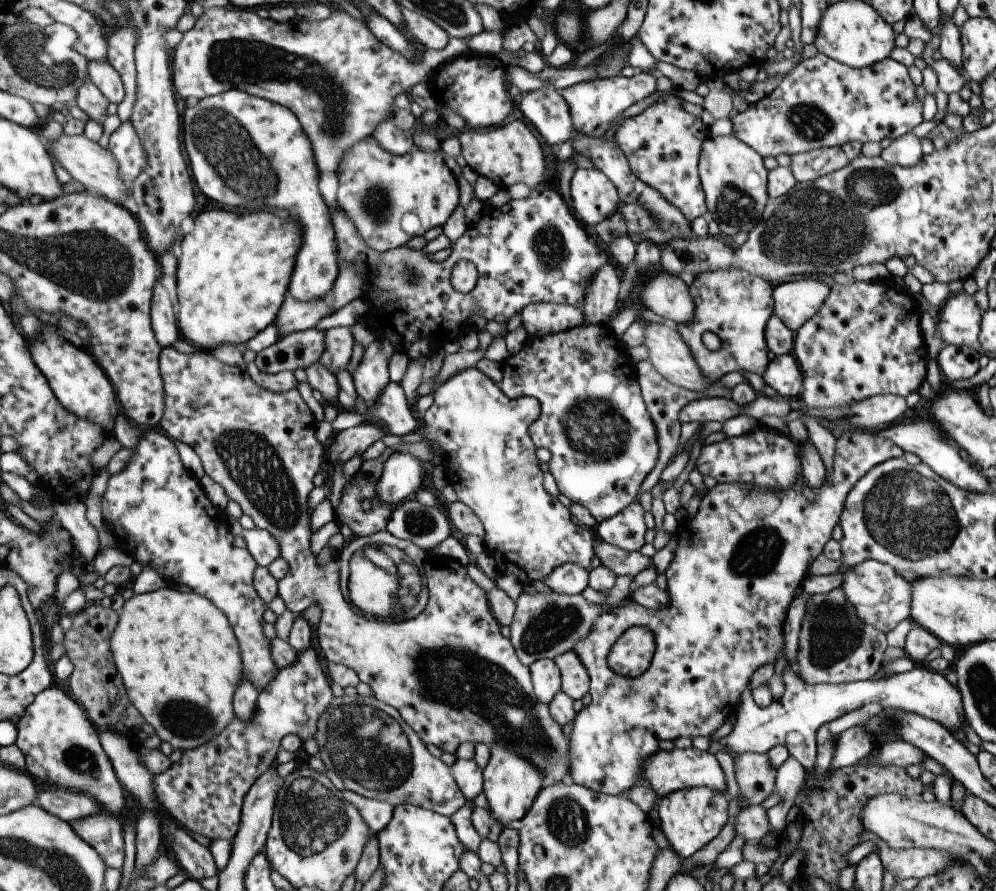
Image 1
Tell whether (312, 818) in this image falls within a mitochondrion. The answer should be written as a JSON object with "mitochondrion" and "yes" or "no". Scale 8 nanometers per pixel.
{"mitochondrion":"yes"}

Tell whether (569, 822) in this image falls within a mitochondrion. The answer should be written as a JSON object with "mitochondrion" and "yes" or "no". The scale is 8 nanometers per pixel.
{"mitochondrion":"yes"}

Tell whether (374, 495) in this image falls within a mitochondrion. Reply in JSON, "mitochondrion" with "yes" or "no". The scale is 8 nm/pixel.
{"mitochondrion":"no"}

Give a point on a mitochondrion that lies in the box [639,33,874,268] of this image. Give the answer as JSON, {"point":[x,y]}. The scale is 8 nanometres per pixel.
{"point":[808,123]}

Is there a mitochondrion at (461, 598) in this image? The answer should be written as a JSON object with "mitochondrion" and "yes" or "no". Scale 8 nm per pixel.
{"mitochondrion":"no"}

